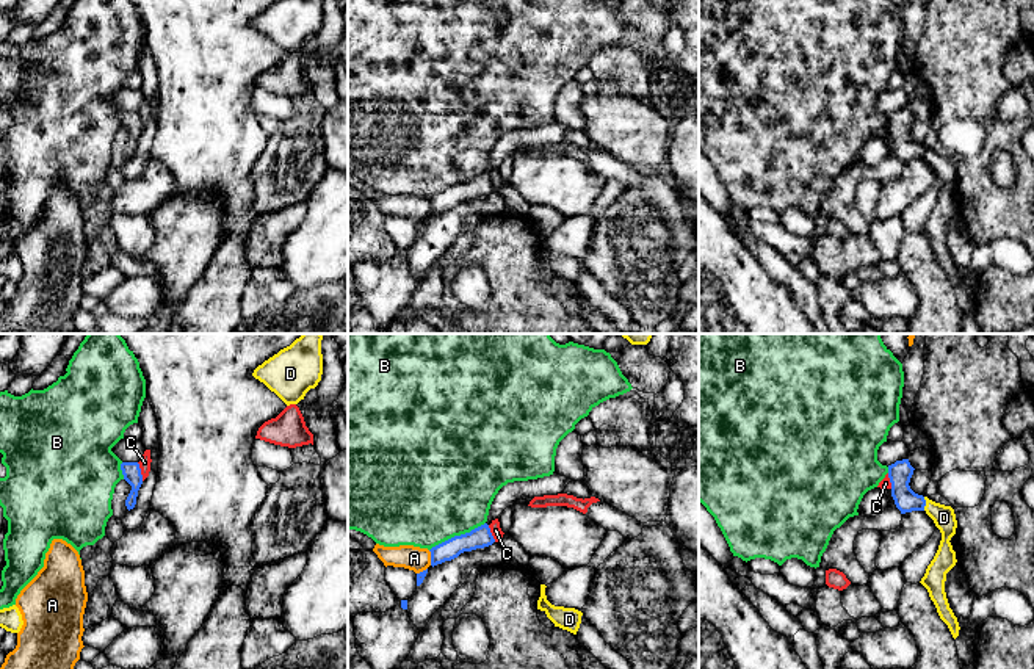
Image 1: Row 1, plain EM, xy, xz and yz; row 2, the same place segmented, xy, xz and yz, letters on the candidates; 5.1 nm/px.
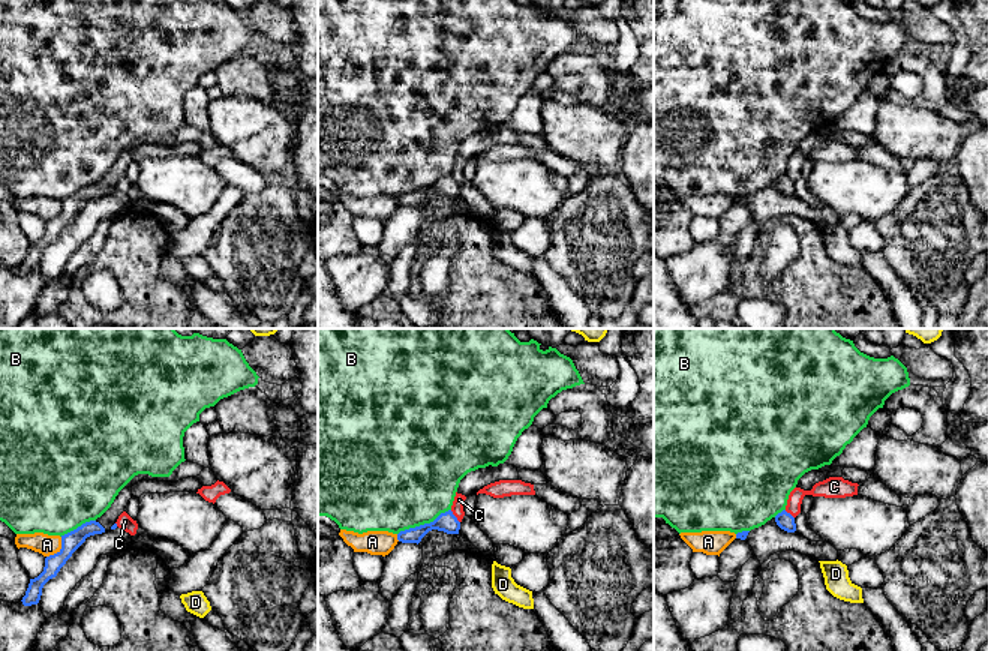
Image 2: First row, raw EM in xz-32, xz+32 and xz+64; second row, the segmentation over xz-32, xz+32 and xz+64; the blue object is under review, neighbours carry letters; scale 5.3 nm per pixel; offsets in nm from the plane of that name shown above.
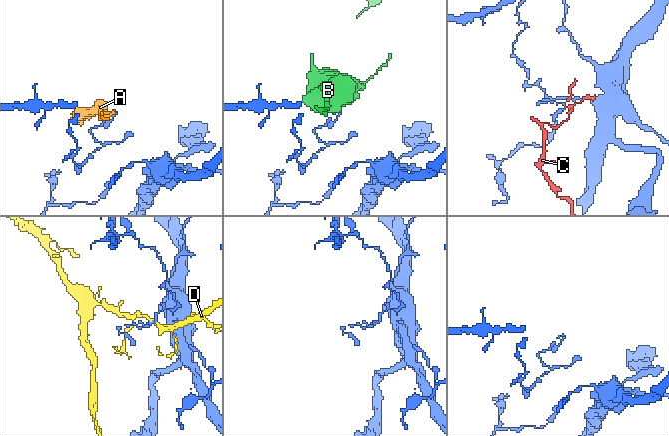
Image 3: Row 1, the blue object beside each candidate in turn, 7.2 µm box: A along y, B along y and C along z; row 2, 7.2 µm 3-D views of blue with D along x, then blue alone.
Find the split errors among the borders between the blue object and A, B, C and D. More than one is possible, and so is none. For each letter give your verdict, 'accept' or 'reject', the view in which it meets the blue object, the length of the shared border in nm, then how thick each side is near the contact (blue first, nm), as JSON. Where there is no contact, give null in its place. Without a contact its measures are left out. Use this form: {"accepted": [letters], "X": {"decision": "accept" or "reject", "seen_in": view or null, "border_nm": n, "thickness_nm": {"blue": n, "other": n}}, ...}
{"accepted": [], "A": {"decision": "reject", "seen_in": "xz", "border_nm": 80, "thickness_nm": {"blue": 100, "other": 130}}, "B": {"decision": "reject", "seen_in": "xz", "border_nm": 320, "thickness_nm": {"blue": 110, "other": 500}}, "C": {"decision": "reject", "seen_in": "xy", "border_nm": 100, "thickness_nm": {"blue": 100, "other": 60}}, "D": {"decision": "reject", "seen_in": "yz", "border_nm": 70, "thickness_nm": {"blue": 120, "other": 120}}}

